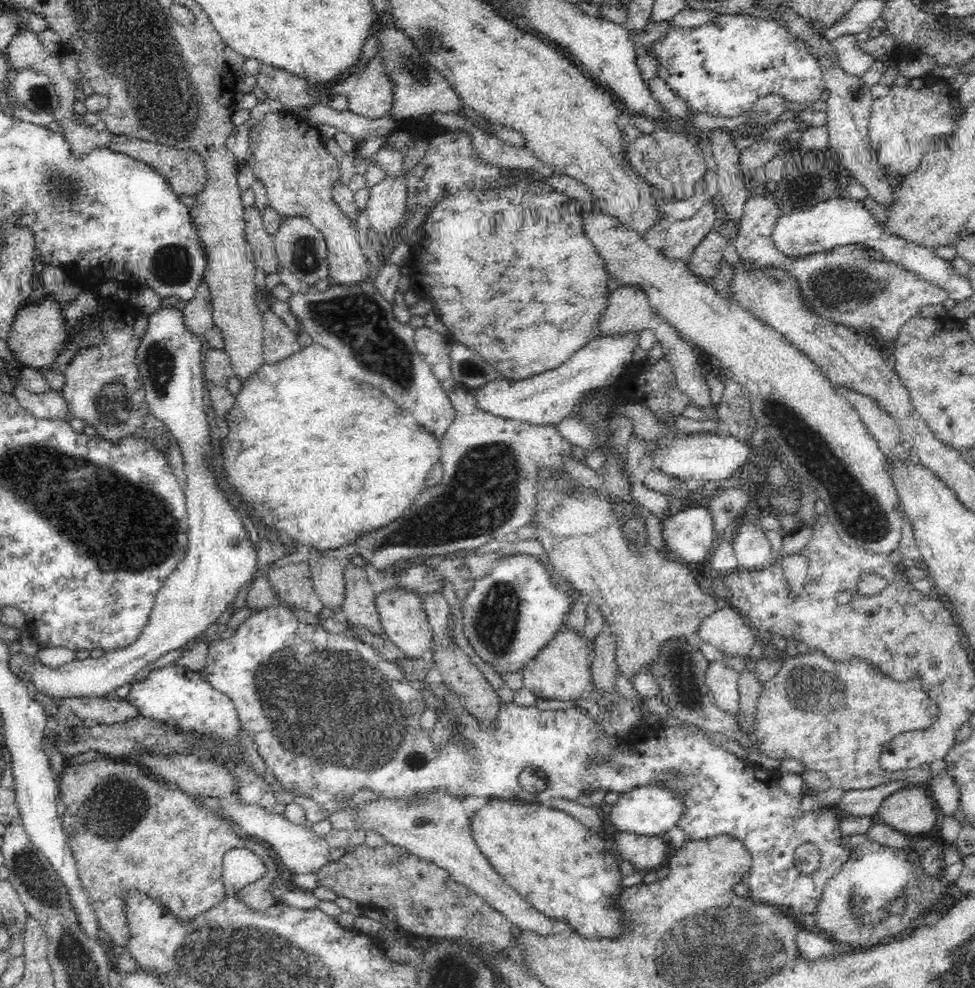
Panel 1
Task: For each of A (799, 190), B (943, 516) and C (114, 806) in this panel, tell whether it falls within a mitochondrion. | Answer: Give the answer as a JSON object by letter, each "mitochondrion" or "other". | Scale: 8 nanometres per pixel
{"A":"mitochondrion","B":"other","C":"mitochondrion"}

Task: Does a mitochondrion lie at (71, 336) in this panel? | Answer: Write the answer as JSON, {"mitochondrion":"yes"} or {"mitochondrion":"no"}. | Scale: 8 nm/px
{"mitochondrion":"no"}

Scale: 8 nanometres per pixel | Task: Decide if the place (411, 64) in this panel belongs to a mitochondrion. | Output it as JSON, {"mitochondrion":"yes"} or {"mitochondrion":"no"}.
{"mitochondrion":"yes"}

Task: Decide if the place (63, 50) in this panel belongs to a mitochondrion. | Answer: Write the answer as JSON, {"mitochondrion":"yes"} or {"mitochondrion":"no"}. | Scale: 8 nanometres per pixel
{"mitochondrion":"no"}

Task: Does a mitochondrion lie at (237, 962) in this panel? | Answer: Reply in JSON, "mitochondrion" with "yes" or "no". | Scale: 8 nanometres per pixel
{"mitochondrion":"yes"}

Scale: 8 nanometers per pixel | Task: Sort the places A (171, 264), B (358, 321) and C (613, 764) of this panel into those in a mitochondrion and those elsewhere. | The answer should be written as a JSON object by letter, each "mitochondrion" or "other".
{"A":"mitochondrion","B":"mitochondrion","C":"mitochondrion"}

